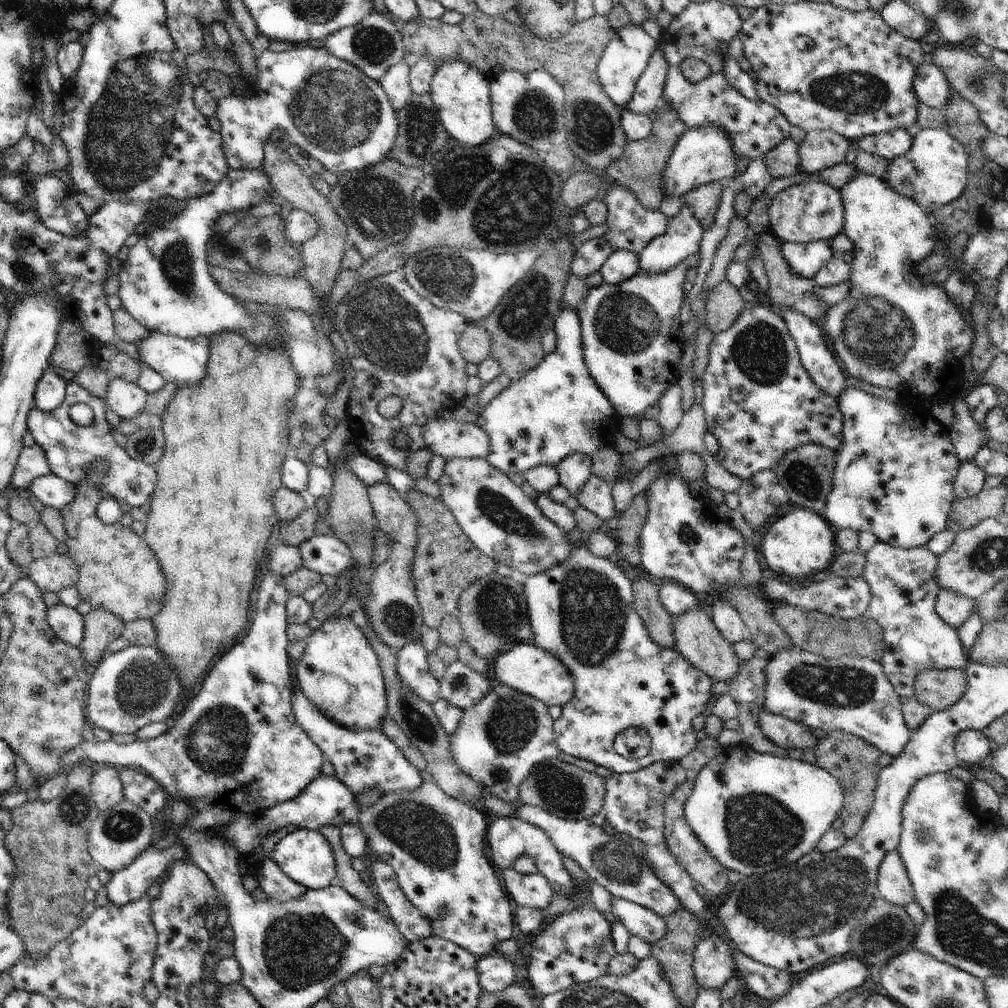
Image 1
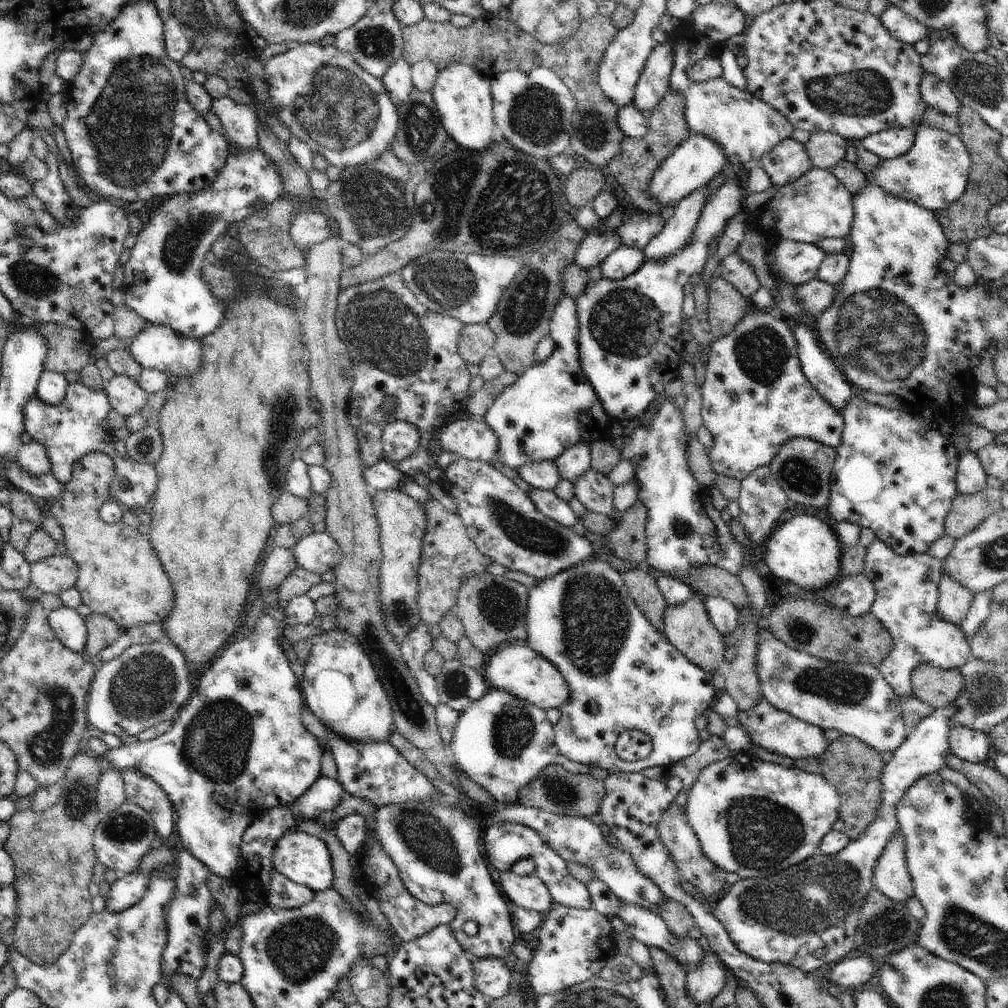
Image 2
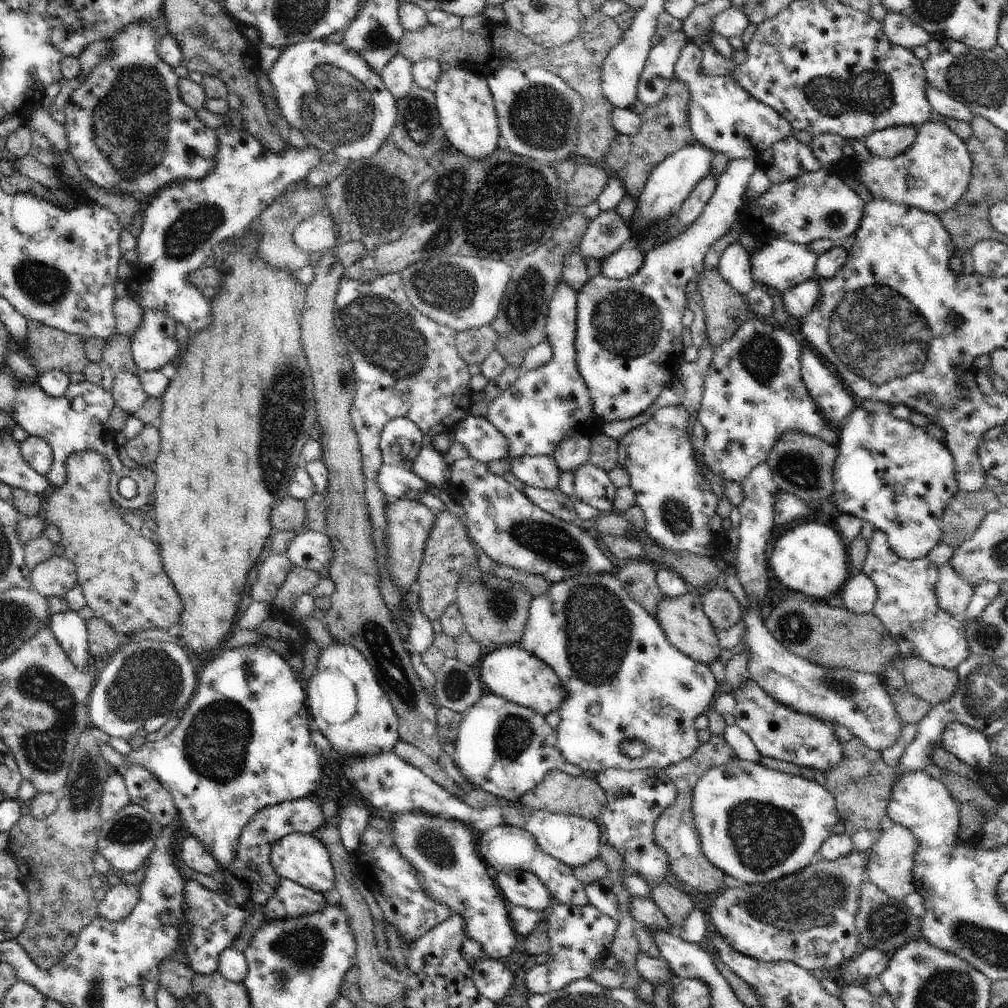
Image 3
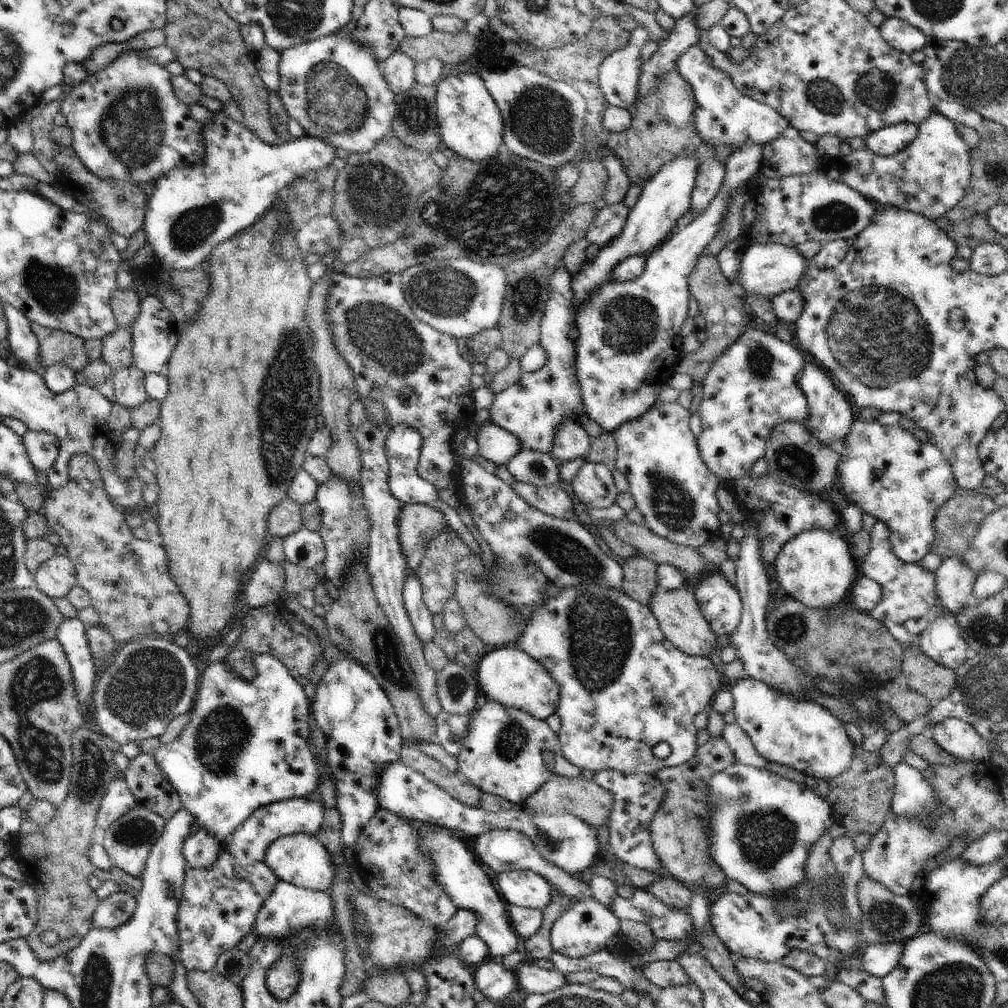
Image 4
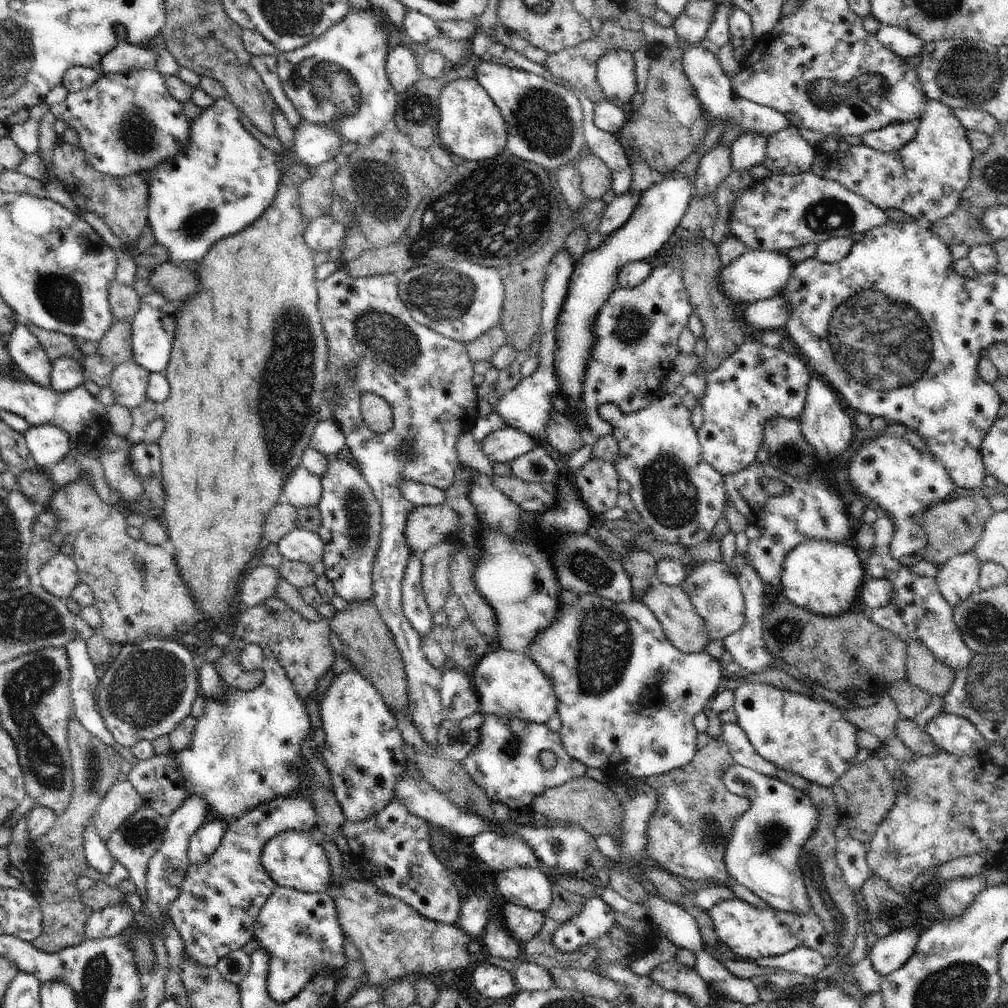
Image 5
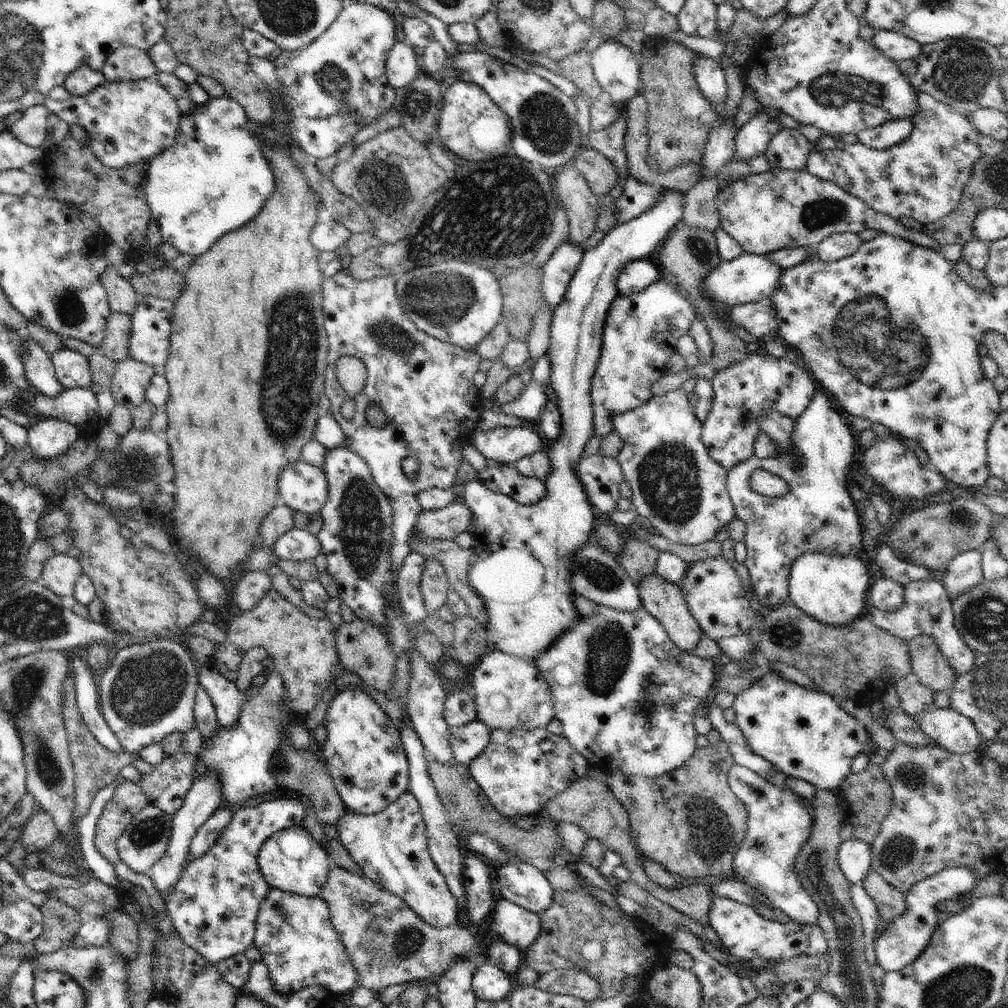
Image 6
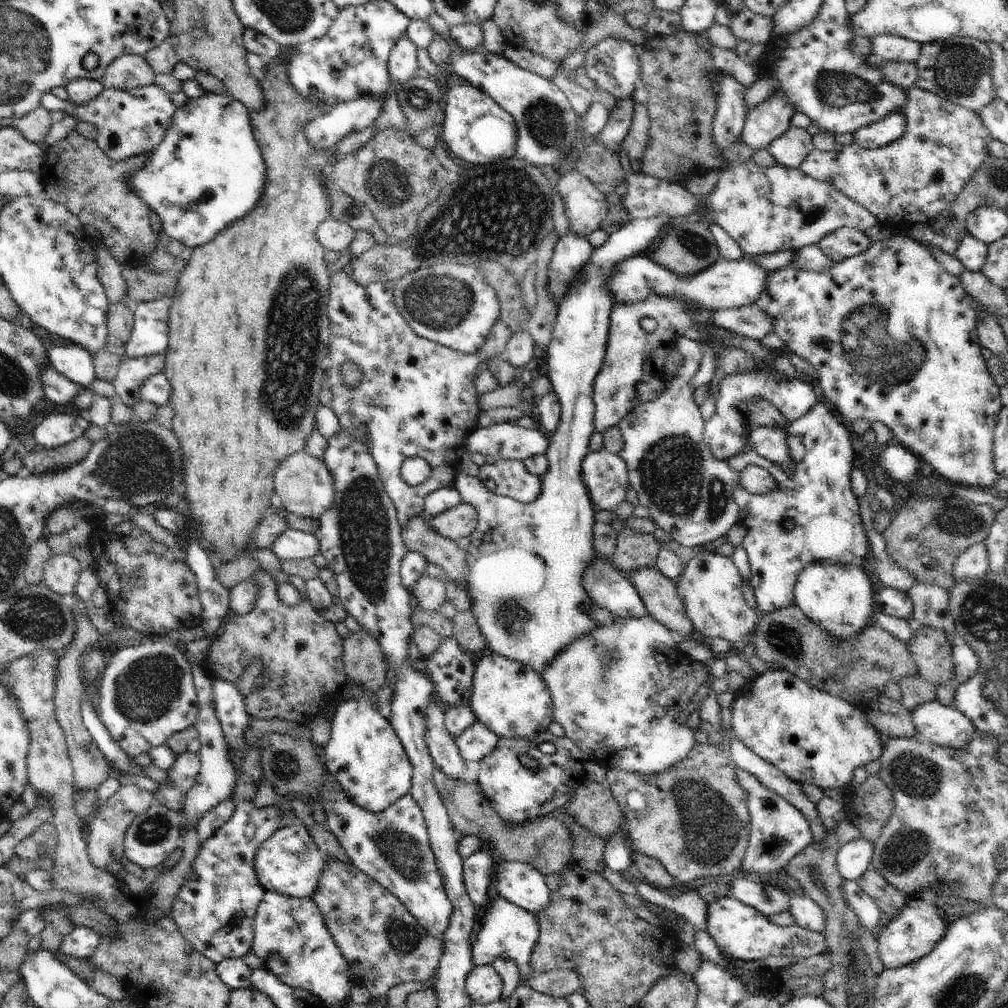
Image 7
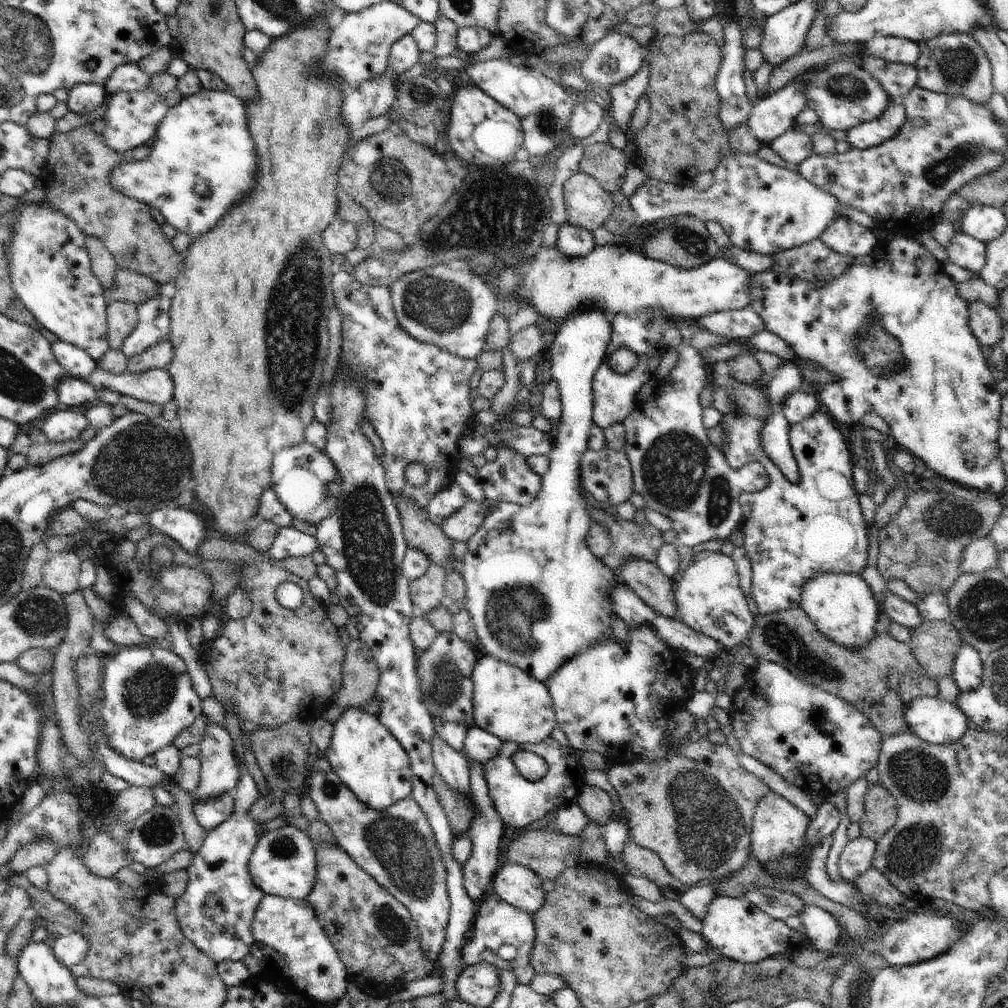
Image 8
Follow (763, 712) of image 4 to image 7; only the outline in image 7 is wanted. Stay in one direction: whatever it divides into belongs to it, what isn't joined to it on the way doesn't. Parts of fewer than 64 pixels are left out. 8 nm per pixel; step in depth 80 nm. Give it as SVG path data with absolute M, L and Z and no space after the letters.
M772 667L757 674L738 694L731 706L732 728L754 754L779 768L795 783L814 785L824 790L848 789L854 771L864 767L882 754L881 734L873 727L868 717L839 696L810 686L806 681L794 676L789 670Z

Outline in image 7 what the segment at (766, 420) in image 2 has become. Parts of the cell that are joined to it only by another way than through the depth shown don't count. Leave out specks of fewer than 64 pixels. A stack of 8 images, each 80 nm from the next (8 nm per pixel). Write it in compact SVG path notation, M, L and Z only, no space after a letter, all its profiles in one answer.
M755 368L750 373L740 373L737 375L727 375L723 382L719 384L719 394L717 396L716 415L705 423L704 440L710 447L713 455L717 459L727 461L731 456L737 455L746 445L750 432L755 427L750 422L749 414L746 410L751 400L766 399L787 418L789 423L798 420L808 414L812 408L818 404L818 398L812 386L802 379L788 381L778 381L774 368L764 368L760 371Z

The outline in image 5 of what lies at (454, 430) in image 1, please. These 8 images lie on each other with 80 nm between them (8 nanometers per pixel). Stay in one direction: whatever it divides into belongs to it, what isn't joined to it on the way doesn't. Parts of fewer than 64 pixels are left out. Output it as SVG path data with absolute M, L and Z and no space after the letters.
M508 426L488 433L480 445L490 461L506 464L538 447L537 442L527 432Z

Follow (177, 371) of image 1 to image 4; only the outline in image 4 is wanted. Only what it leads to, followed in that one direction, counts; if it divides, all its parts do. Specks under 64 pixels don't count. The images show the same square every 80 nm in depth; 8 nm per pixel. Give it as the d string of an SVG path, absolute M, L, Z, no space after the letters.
M148 295L143 297L139 304L140 312L136 320L132 323L131 331L133 340L133 364L142 372L159 373L162 366L168 364L175 347L175 336L177 331L174 327L174 316L172 312L164 306L161 297Z

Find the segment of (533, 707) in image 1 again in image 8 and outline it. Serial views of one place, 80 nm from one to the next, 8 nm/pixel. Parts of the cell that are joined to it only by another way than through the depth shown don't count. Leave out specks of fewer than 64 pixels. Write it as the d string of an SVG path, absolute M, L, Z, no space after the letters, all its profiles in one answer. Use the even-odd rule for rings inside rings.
M548 737L539 743L518 744L510 741L502 743L498 756L483 764L489 795L494 808L498 811L504 826L513 826L525 830L542 822L549 812L563 807L575 799L575 792L586 785L585 773L580 757L582 752L574 747L562 746L560 742ZM516 751L530 751L539 754L548 765L546 774L539 781L530 781L523 777L513 763Z

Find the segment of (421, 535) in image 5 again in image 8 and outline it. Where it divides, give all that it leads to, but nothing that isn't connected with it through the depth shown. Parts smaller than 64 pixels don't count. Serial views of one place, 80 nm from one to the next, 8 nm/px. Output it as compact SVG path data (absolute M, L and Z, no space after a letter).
M469 500L459 511L449 516L440 528L448 538L455 540L456 543L467 542L471 536L474 536L475 532L478 532L493 504L492 500Z

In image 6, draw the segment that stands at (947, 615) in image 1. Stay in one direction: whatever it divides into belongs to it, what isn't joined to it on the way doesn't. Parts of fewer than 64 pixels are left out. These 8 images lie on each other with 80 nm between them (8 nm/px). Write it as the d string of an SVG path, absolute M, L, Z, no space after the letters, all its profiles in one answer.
M983 547L967 550L956 555L942 580L947 593L954 600L958 595L975 587L982 579Z

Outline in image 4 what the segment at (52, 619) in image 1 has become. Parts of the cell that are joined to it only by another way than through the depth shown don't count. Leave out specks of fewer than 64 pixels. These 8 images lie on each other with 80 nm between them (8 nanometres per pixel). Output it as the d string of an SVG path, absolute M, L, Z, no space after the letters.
M65 618L60 625L57 638L66 653L73 674L75 697L80 703L81 715L85 718L86 726L94 732L104 734L92 716L93 698L96 682L95 662L91 655L87 631L82 622L77 619Z

